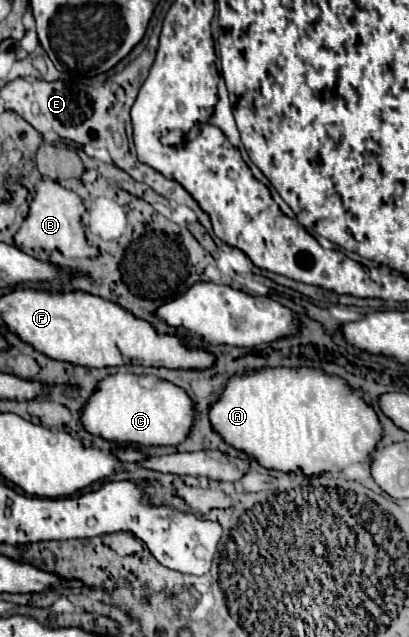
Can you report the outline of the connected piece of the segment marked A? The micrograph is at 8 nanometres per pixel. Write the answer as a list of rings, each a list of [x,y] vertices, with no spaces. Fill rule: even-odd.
[[[295,365],[295,367],[277,367],[277,369],[269,369],[269,367],[261,367],[261,369],[255,369],[251,373],[243,373],[243,375],[233,375],[227,379],[221,395],[209,405],[209,419],[211,419],[211,427],[213,431],[217,431],[227,445],[231,445],[233,449],[237,451],[243,451],[247,453],[249,457],[253,457],[261,467],[265,469],[275,469],[275,471],[281,471],[281,473],[303,473],[307,477],[311,475],[319,475],[319,473],[325,473],[325,471],[331,471],[333,467],[337,469],[343,469],[347,465],[353,465],[353,463],[363,463],[377,447],[377,443],[381,441],[383,437],[383,425],[377,417],[377,411],[373,405],[369,405],[365,401],[365,391],[363,389],[355,389],[347,379],[343,379],[341,375],[333,375],[333,373],[327,373],[323,369],[317,369],[317,367],[307,367],[307,365]]]

